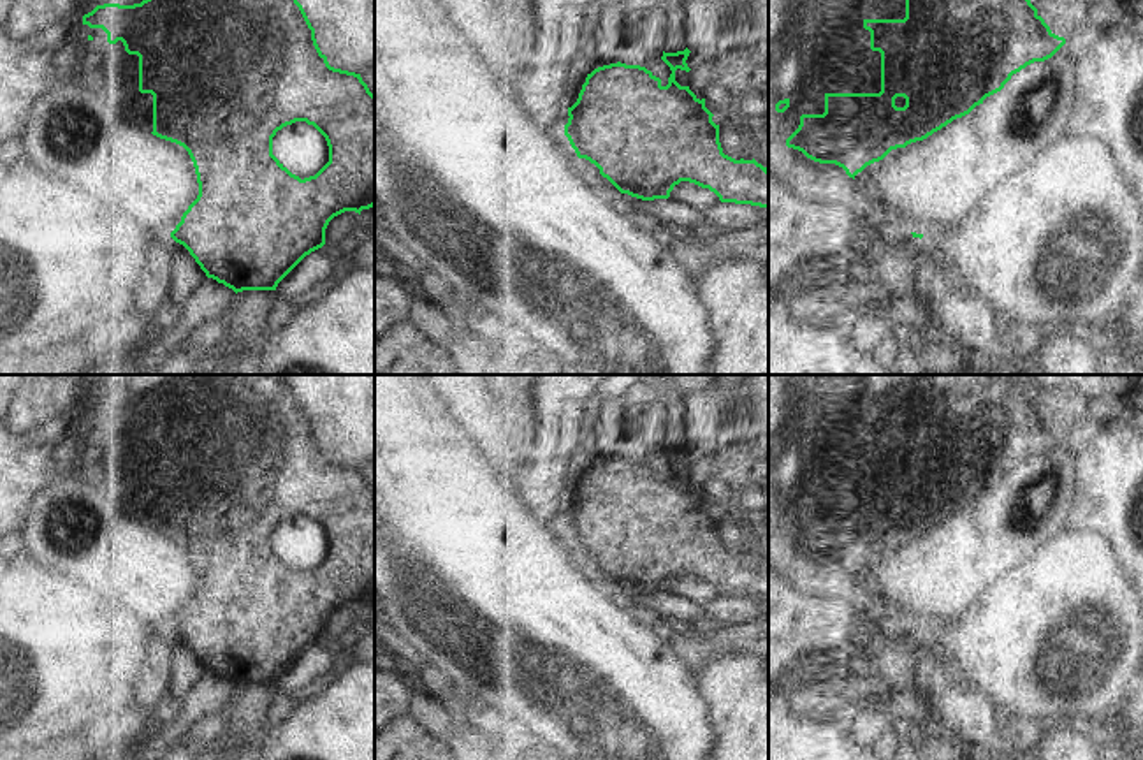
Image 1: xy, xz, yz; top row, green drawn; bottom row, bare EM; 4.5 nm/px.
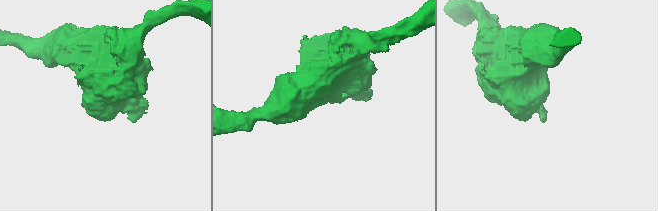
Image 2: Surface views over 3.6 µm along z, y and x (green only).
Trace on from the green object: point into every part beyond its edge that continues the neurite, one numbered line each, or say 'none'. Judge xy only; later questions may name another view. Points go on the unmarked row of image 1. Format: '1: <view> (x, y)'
none

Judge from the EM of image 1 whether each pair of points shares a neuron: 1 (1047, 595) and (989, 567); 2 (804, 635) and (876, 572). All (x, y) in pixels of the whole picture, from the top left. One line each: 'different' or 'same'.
1: different
2: different

